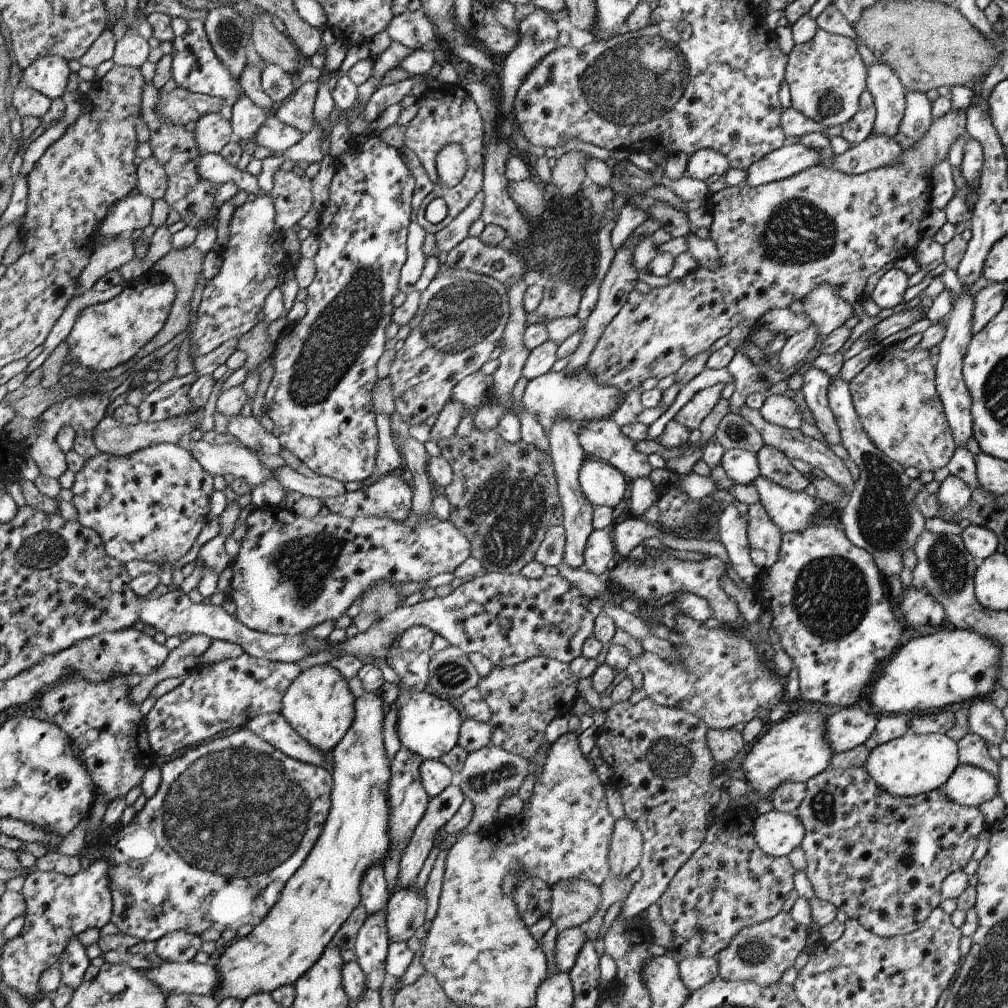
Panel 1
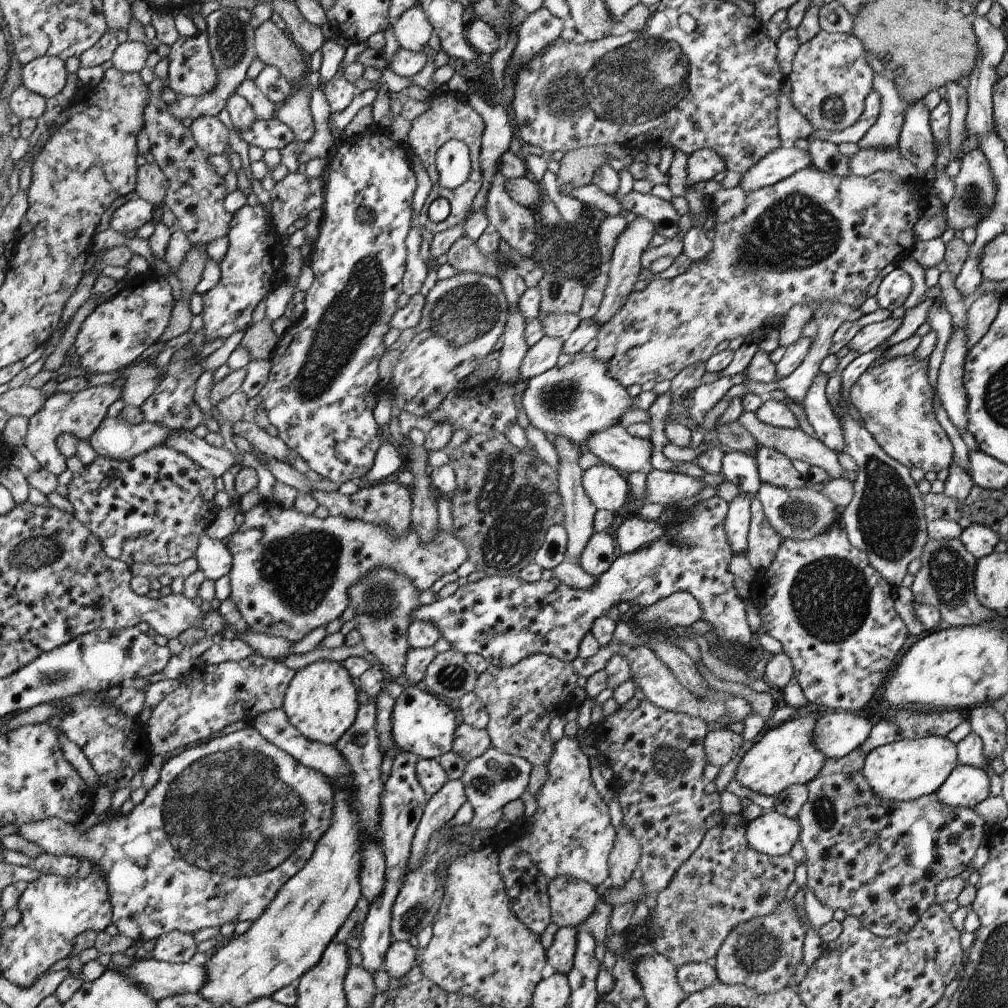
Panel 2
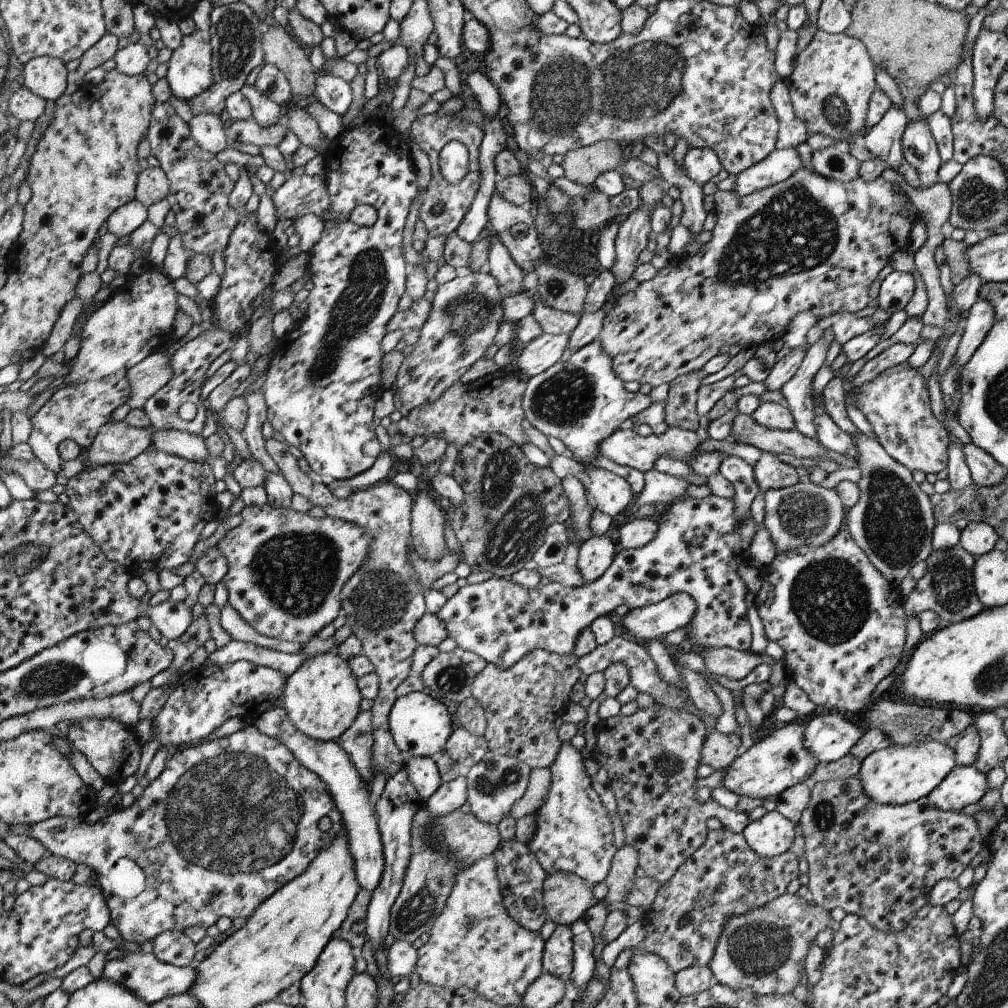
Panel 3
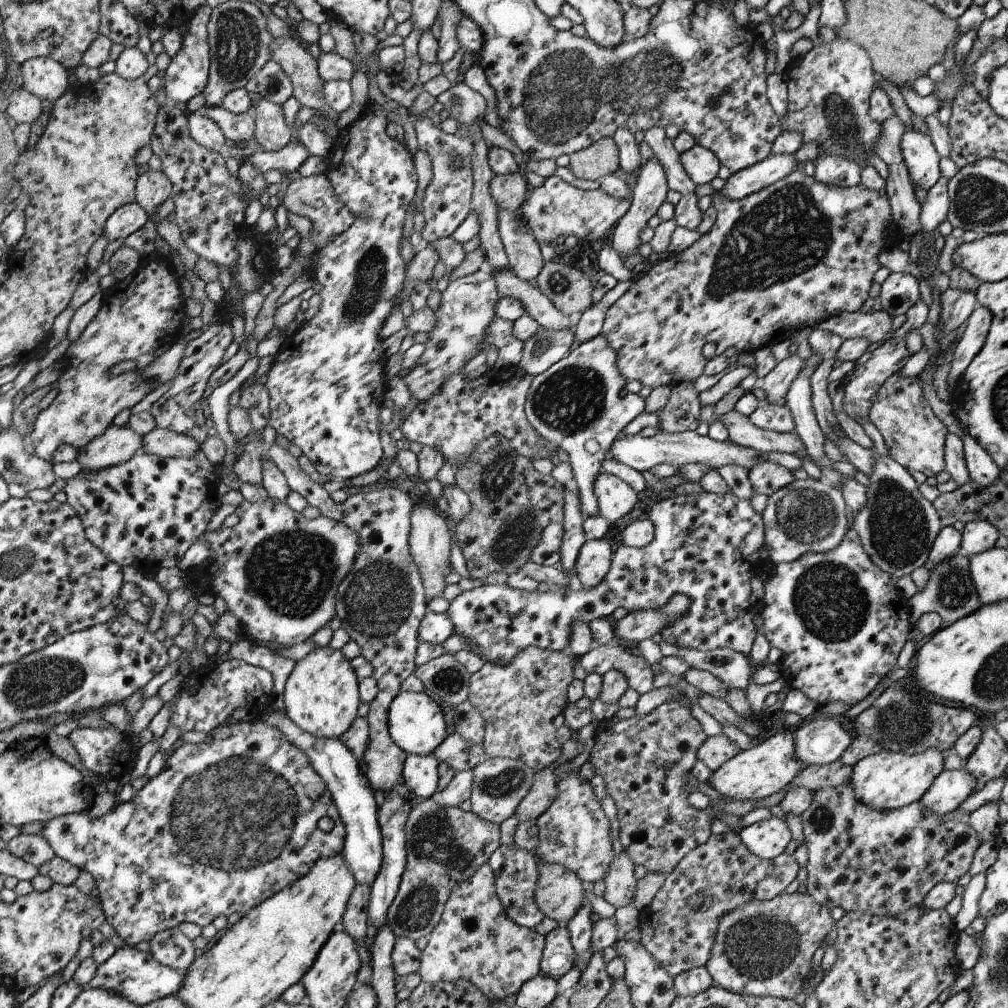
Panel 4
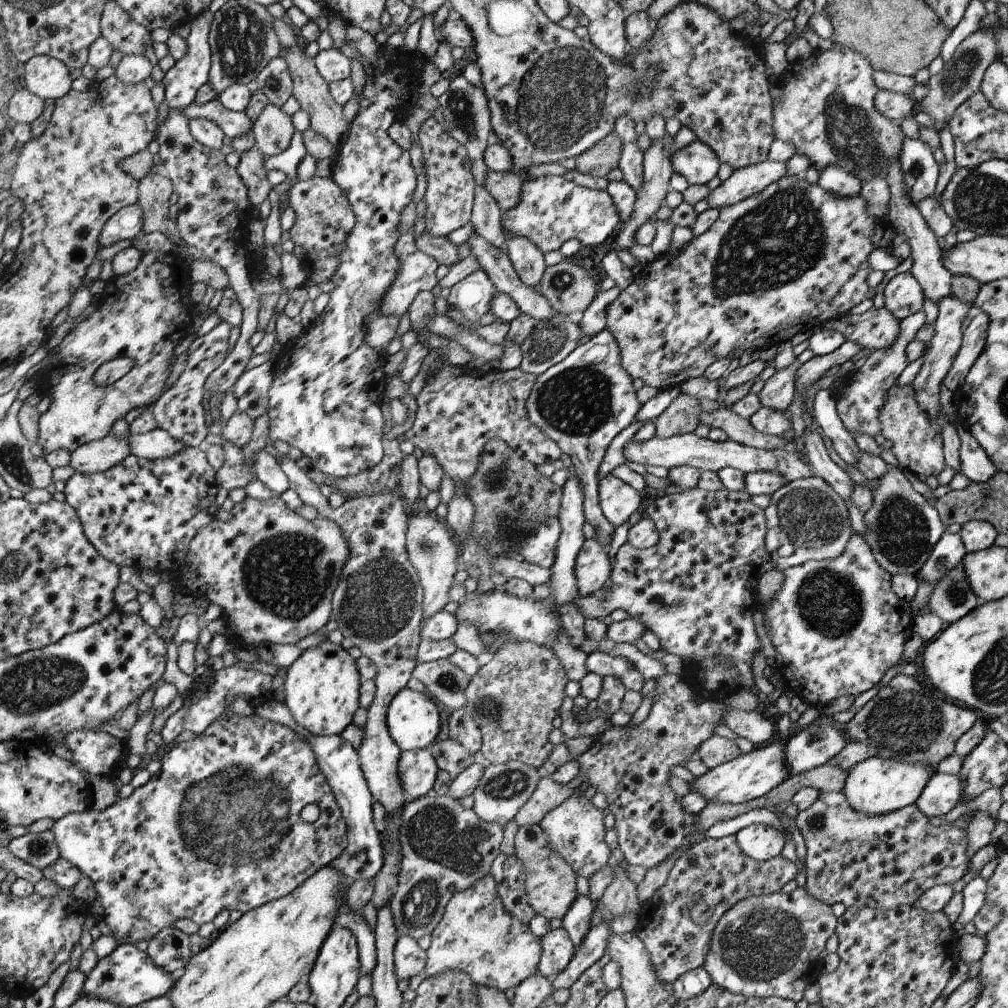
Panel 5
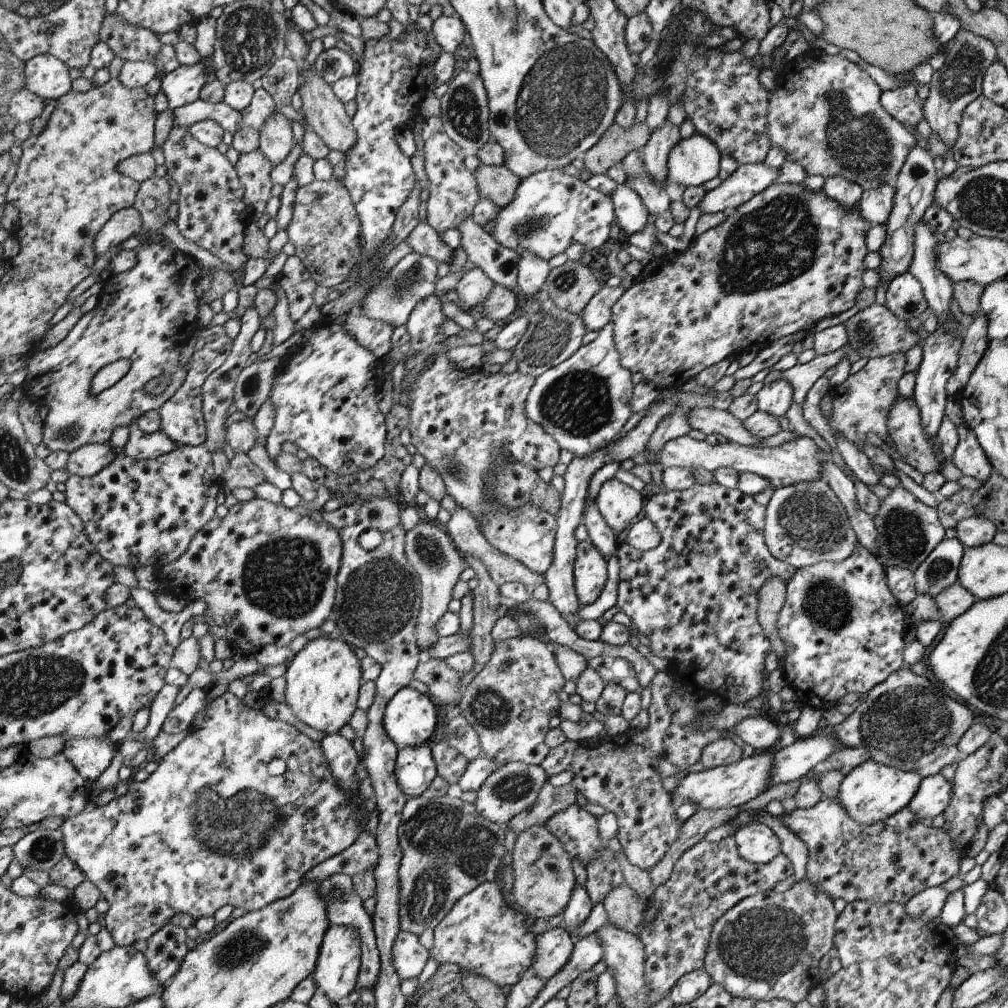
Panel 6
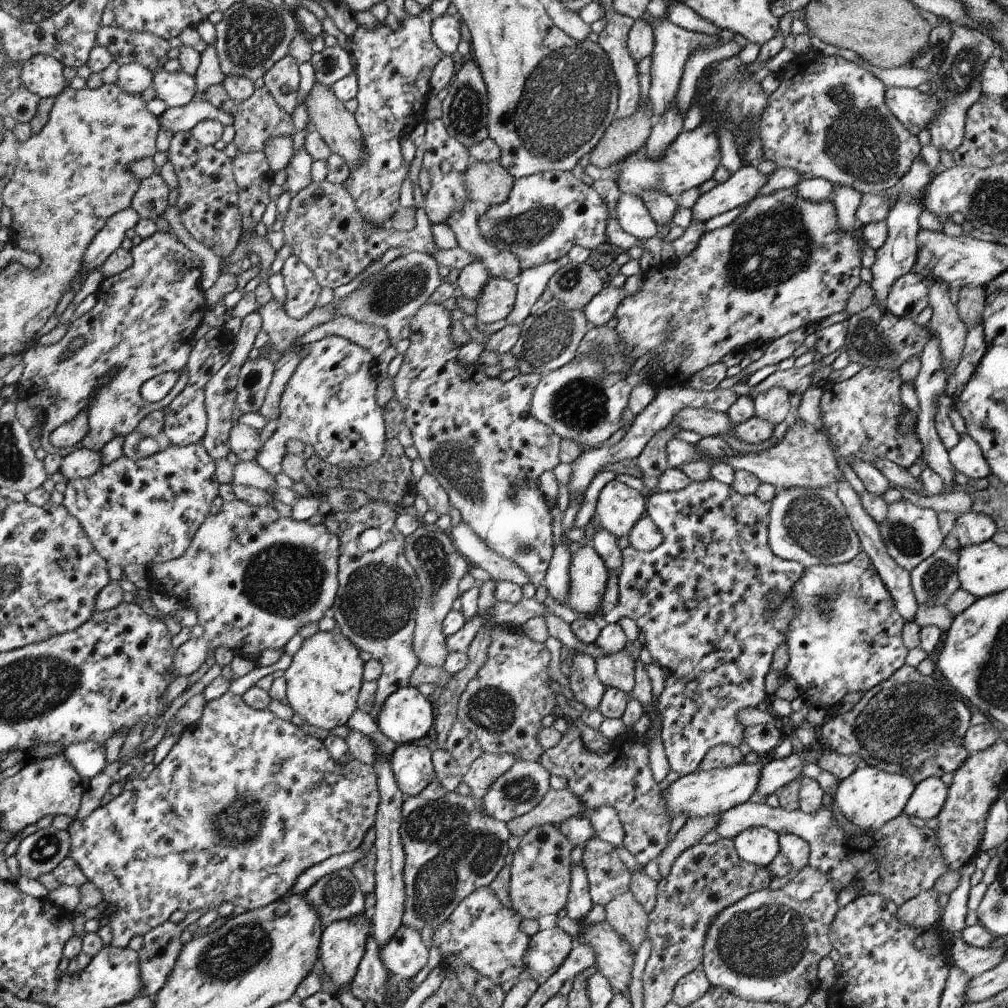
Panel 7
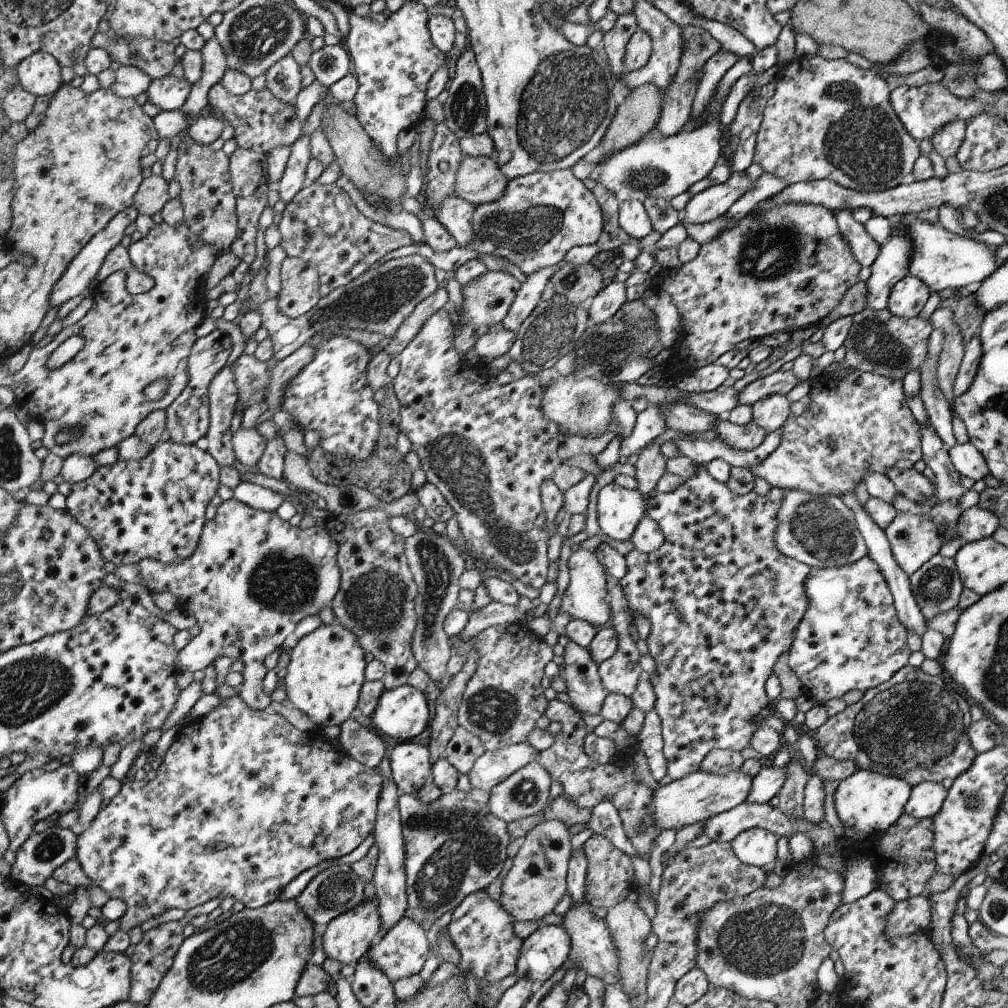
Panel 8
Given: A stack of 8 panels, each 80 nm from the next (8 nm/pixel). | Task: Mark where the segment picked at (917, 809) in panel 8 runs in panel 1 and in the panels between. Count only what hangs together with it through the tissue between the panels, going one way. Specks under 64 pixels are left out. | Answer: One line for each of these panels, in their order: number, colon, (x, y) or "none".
1: (968, 785)
2: (966, 786)
3: (965, 785)
4: (950, 788)
5: (943, 792)
6: (935, 793)
7: (928, 797)

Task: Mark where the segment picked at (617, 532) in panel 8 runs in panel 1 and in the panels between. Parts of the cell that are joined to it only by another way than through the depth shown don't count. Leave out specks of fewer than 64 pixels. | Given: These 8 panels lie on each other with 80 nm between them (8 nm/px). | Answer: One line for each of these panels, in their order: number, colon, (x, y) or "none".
1: (604, 486)
2: (607, 489)
3: (610, 493)
4: (615, 498)
5: (618, 500)
6: (619, 504)
7: (619, 508)

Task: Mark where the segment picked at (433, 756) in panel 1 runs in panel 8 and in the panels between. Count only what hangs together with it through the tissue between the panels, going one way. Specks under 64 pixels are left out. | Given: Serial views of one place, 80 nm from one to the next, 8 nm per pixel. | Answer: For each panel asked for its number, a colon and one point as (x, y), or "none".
2: (421, 724)
3: (421, 726)
4: (417, 725)
5: (413, 719)
6: (410, 718)
7: (406, 716)
8: (402, 713)

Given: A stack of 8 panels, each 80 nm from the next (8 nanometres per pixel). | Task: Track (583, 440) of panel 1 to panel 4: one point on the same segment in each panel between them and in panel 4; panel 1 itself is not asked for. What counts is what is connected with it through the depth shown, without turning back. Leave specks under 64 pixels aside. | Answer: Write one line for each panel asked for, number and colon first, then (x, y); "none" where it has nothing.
2: (616, 447)
3: (630, 448)
4: (641, 453)

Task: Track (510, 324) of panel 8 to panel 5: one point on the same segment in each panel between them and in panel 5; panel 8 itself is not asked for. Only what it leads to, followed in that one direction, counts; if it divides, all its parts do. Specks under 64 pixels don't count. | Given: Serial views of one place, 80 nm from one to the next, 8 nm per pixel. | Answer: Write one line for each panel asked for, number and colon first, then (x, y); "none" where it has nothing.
5: (528, 260)
6: (532, 270)
7: (532, 282)

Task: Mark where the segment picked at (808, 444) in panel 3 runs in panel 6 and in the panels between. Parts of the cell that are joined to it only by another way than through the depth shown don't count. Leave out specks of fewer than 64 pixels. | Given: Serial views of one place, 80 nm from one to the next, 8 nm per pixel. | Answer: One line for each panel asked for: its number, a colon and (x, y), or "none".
4: (741, 431)
5: (738, 429)
6: (711, 420)

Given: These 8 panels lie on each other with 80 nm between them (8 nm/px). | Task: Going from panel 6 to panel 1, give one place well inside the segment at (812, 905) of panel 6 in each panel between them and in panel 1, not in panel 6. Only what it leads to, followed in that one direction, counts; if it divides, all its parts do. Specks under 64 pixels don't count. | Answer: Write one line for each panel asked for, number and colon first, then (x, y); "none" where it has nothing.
1: (760, 953)
2: (763, 953)
3: (764, 950)
4: (762, 948)
5: (763, 947)

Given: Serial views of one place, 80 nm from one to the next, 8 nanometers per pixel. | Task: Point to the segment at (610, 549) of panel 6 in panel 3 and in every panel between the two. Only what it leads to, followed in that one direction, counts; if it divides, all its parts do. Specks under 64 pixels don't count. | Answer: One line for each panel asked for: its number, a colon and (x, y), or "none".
3: (573, 400)
4: (577, 404)
5: (583, 402)

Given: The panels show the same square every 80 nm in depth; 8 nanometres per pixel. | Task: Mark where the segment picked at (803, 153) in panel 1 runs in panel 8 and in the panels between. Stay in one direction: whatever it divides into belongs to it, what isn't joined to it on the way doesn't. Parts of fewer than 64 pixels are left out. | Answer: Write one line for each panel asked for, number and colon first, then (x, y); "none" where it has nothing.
2: (779, 164)
3: (779, 165)
4: (739, 185)
5: (750, 180)
6: (748, 180)
7: (741, 188)
8: (713, 202)

